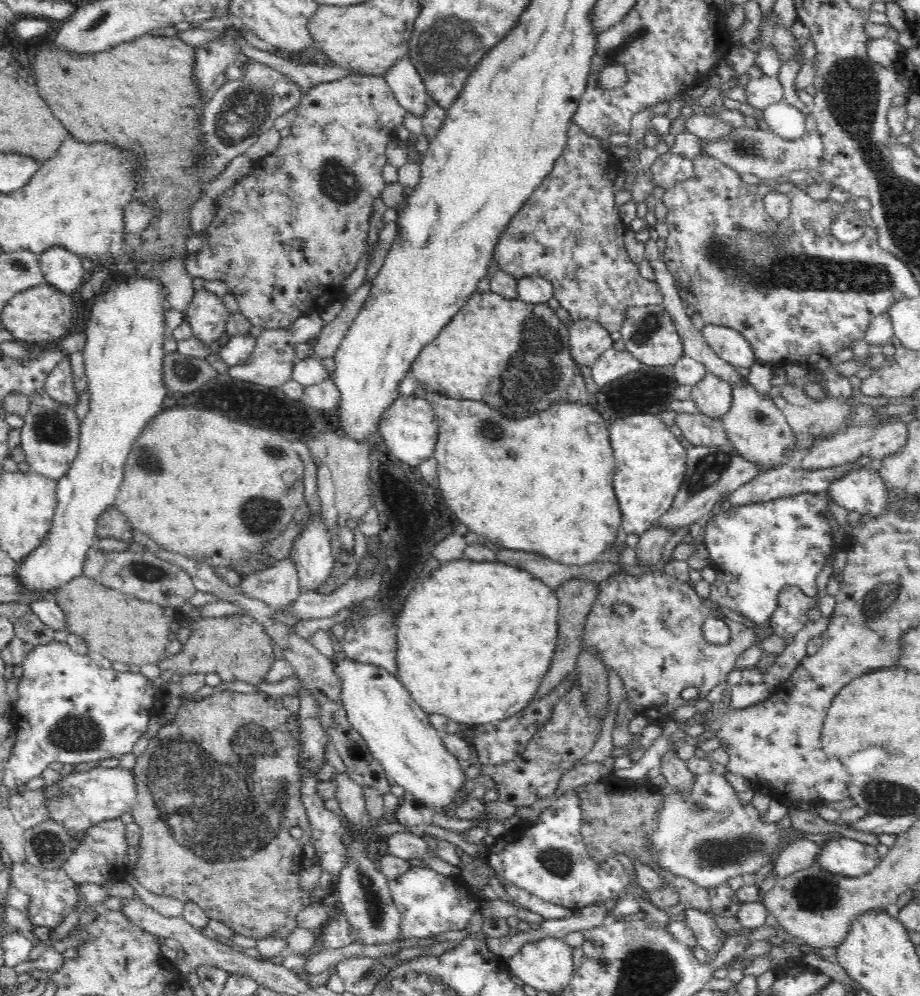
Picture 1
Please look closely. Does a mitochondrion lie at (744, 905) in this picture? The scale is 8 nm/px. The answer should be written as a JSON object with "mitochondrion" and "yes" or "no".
{"mitochondrion":"no"}

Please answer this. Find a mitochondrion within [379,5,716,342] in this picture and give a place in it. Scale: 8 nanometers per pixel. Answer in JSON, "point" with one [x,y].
{"point":[446,49]}

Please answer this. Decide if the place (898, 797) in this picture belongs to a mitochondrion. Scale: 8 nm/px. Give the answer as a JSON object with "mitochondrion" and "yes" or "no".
{"mitochondrion":"yes"}

